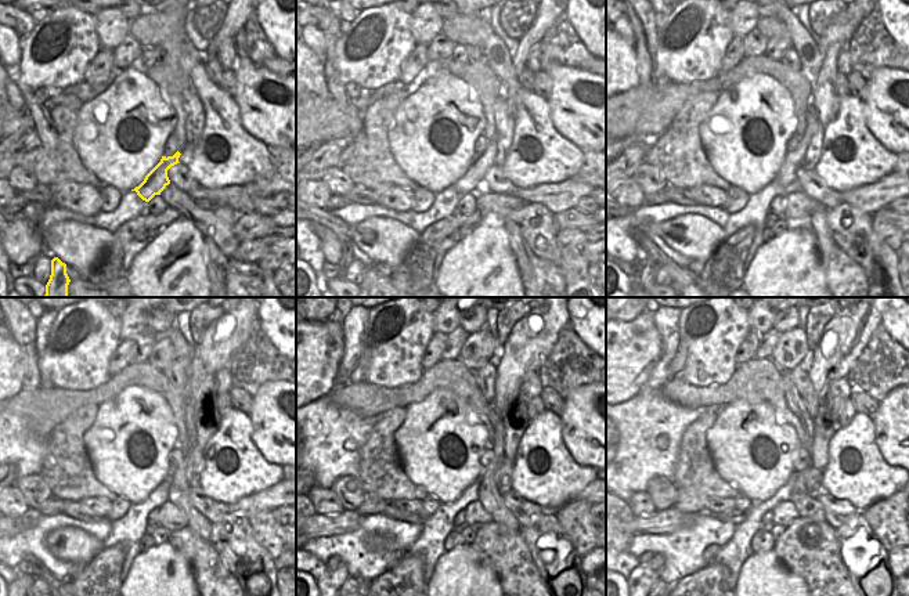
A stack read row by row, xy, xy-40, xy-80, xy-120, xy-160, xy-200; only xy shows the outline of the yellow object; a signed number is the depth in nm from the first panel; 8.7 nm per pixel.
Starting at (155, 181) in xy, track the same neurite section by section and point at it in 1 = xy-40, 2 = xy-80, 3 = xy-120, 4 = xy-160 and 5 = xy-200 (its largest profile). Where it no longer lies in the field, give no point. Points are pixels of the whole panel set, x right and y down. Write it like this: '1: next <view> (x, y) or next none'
1: next xy-40 (480, 162)
2: next xy-80 (825, 100)
3: next xy-120 (206, 418)
4: next xy-160 (515, 418)
5: next xy-200 (825, 423)

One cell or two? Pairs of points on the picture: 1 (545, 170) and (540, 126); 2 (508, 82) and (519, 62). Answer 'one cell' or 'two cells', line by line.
1: one cell
2: two cells

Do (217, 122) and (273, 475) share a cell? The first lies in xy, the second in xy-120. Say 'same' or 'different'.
same

